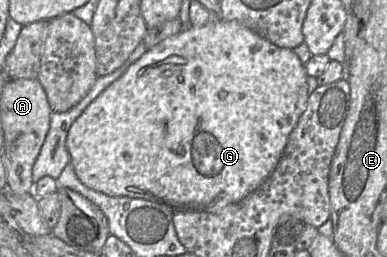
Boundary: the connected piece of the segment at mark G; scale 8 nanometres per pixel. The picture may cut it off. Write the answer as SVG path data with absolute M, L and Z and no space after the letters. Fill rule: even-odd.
M221 18L204 26L188 25L148 49L126 72L104 89L76 118L66 137L70 163L87 187L109 196L142 198L169 205L173 211L214 212L258 188L276 168L292 130L306 110L309 92L304 64L292 49L278 47L238 21Z

